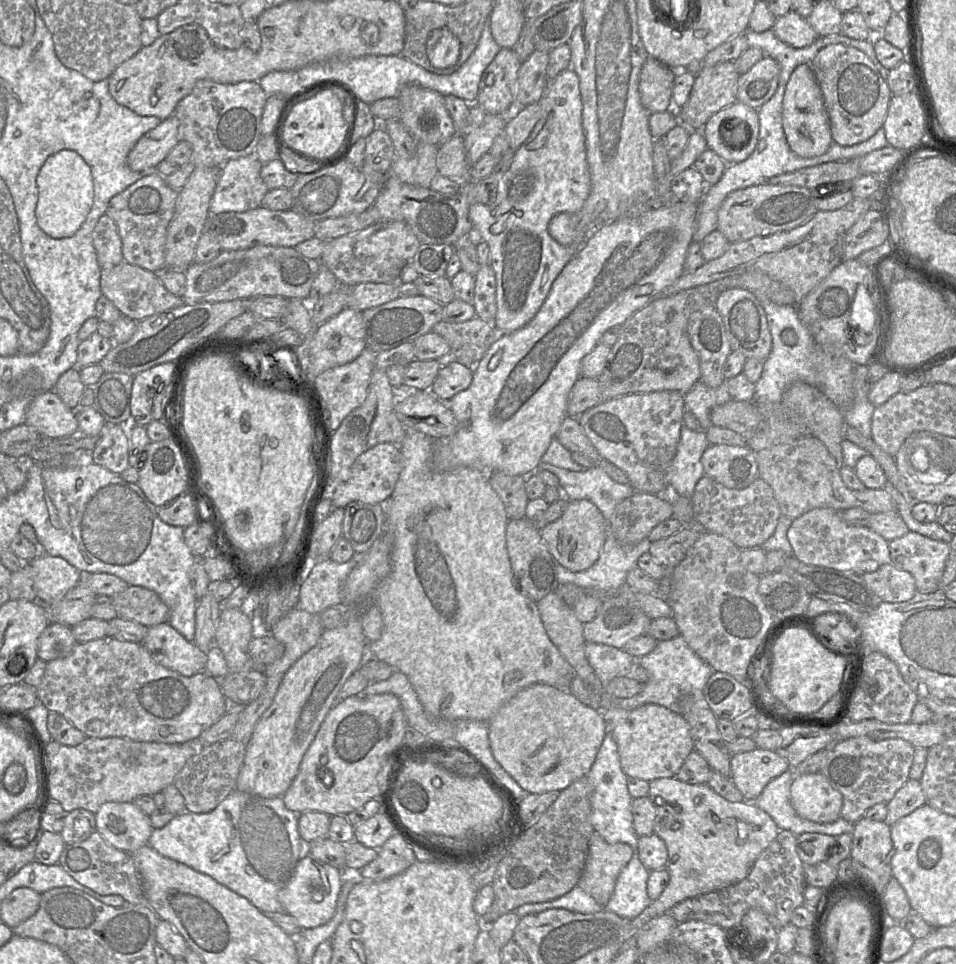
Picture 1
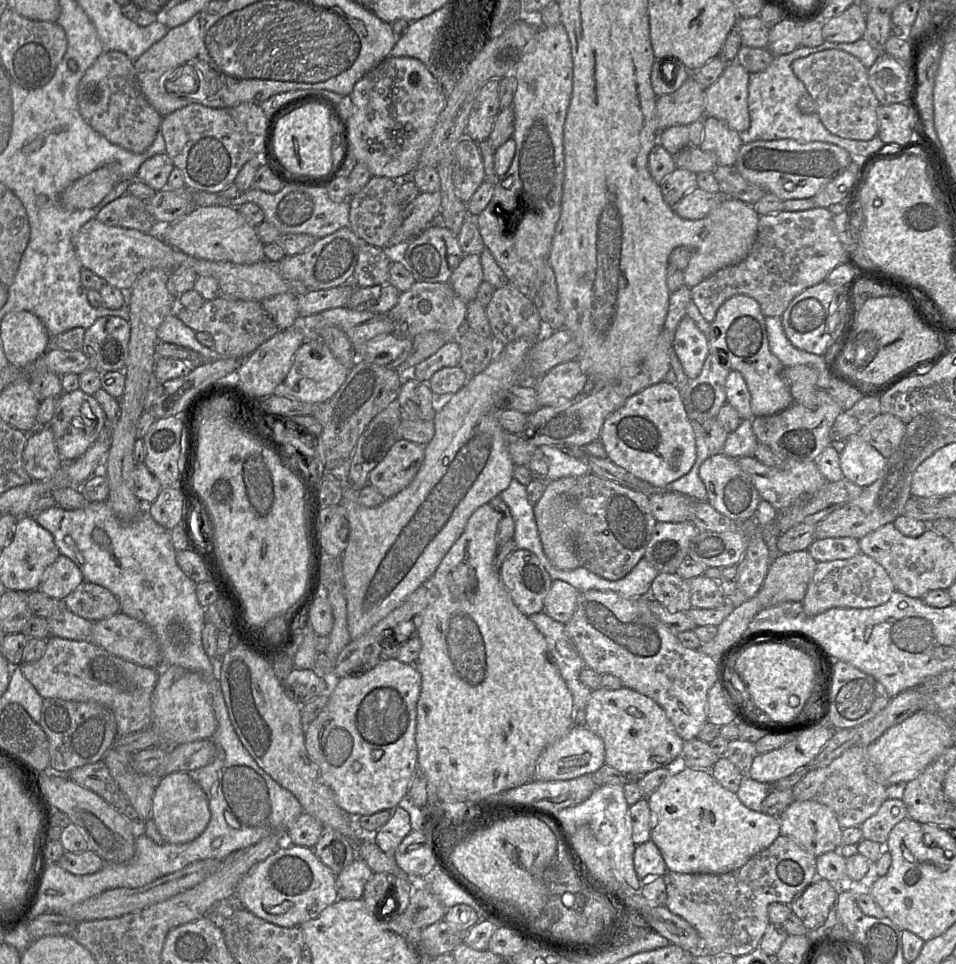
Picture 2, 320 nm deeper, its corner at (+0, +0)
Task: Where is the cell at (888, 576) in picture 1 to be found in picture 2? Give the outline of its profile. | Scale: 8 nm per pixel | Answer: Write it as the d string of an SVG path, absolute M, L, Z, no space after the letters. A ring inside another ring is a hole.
M859 553L852 558L818 562L802 606L808 617L832 608L870 608L886 603L895 591L886 570L873 558Z

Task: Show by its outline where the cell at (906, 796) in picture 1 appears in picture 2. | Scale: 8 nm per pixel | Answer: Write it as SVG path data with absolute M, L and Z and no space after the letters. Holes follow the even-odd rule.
M886 799L879 810L860 826L863 839L885 845L893 827L908 817L901 799Z

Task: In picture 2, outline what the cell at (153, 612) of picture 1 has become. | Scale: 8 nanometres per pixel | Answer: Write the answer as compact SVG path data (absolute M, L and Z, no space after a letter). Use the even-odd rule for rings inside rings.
M84 581L63 600L74 614L97 622L120 612L118 598L107 588Z

